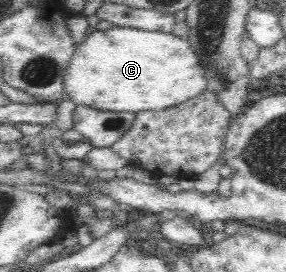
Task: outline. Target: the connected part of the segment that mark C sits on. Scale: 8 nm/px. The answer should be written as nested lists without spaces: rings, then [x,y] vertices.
[[[104,25],[89,33],[72,49],[64,69],[63,99],[71,99],[77,106],[86,106],[114,113],[138,113],[174,107],[206,91],[206,72],[194,55],[188,39],[174,33],[151,32],[143,29]]]

